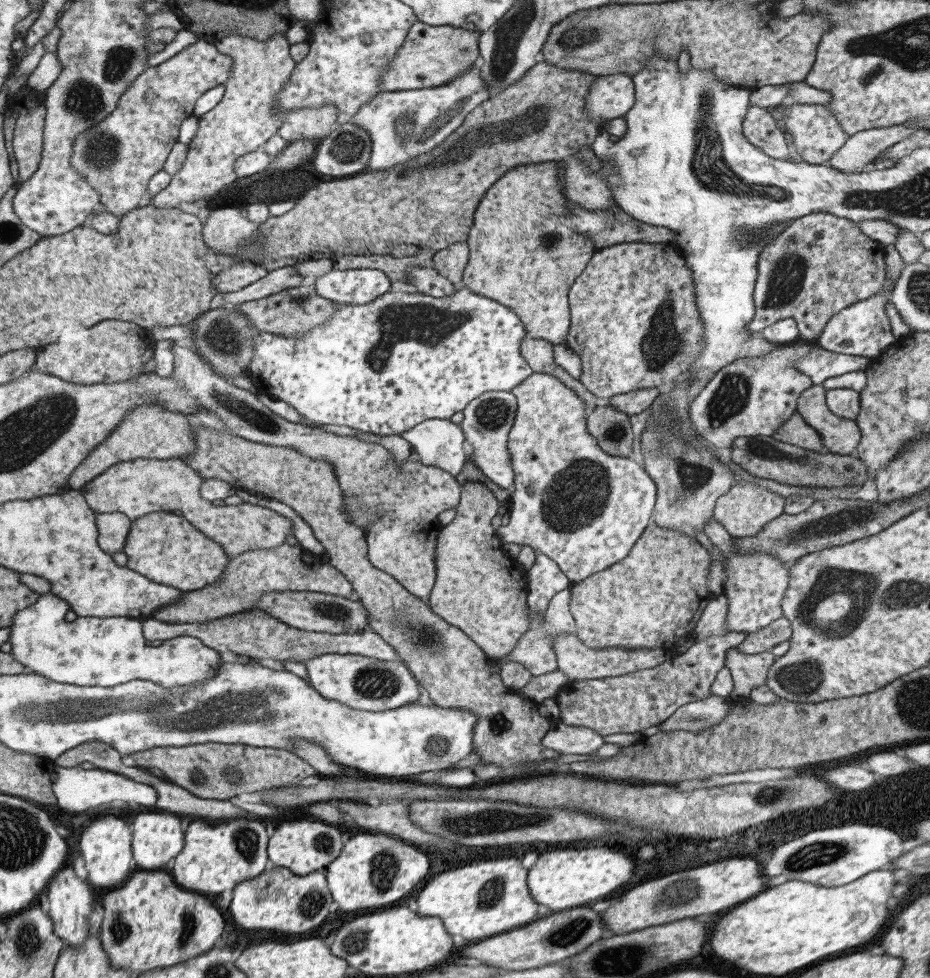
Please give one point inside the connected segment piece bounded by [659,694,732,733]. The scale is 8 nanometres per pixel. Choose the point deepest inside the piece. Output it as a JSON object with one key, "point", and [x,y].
{"point":[701,715]}

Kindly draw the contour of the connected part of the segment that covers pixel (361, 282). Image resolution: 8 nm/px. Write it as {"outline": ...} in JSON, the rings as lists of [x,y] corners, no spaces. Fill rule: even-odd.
{"outline":[[[379,269],[335,270],[311,278],[317,296],[339,304],[367,304],[391,288],[390,280]]]}

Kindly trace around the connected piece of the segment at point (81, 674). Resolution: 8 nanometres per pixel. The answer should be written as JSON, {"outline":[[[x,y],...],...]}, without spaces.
{"outline":[[[51,593],[39,594],[37,600],[31,604],[31,606],[25,607],[23,610],[18,610],[13,616],[10,625],[7,626],[10,635],[8,636],[8,642],[11,644],[10,656],[19,661],[20,665],[31,670],[31,672],[41,675],[42,677],[48,678],[53,682],[60,682],[65,685],[77,685],[77,686],[106,686],[112,687],[115,685],[123,684],[124,682],[133,679],[143,679],[151,681],[153,685],[160,686],[163,689],[177,688],[183,685],[192,685],[199,681],[206,681],[209,677],[212,677],[216,664],[219,662],[219,653],[208,646],[205,646],[198,638],[193,637],[175,637],[169,640],[163,641],[158,646],[151,646],[143,638],[142,635],[142,619],[134,619],[133,617],[126,616],[114,616],[114,617],[76,617],[73,621],[65,621],[63,616],[65,614],[65,601],[59,598],[57,595]]]}

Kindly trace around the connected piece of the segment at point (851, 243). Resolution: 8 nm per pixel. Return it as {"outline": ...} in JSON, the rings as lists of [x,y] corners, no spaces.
{"outline":[[[829,213],[811,214],[793,219],[783,230],[772,242],[763,246],[758,254],[754,290],[752,292],[754,313],[746,326],[748,330],[760,332],[762,328],[778,320],[794,318],[799,338],[811,342],[820,335],[824,324],[838,310],[853,303],[864,301],[875,293],[883,293],[886,296],[886,308],[884,309],[895,340],[911,333],[909,327],[896,313],[893,305],[888,302],[893,282],[886,278],[883,247],[871,238],[866,237],[852,221],[833,217]]]}

